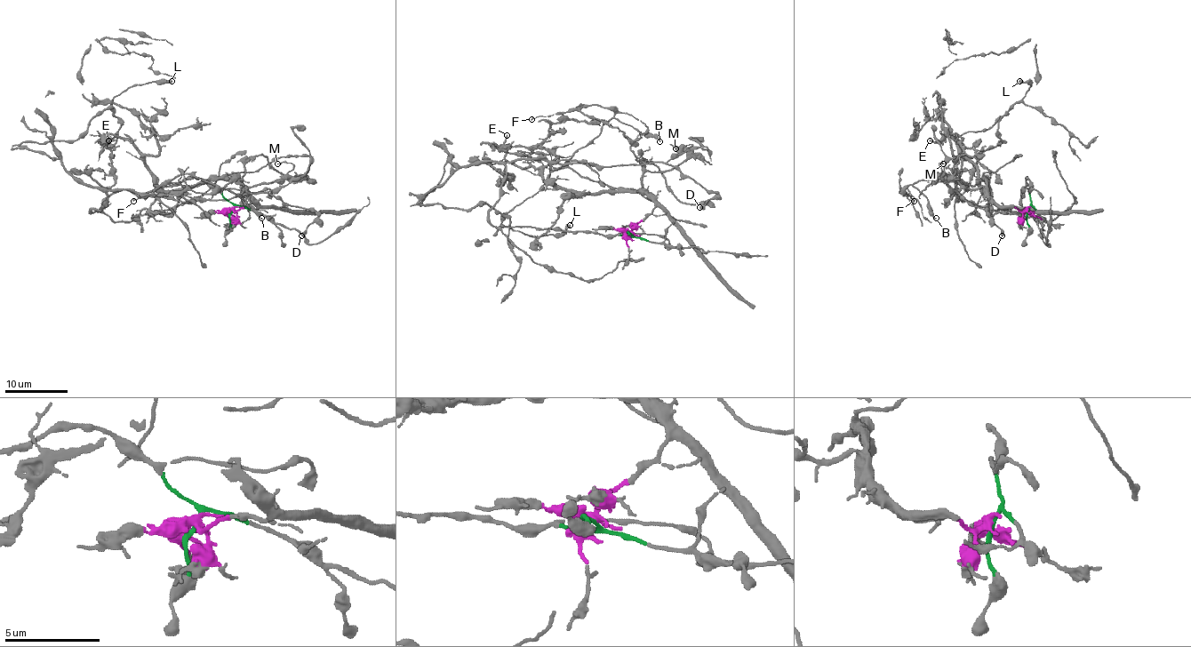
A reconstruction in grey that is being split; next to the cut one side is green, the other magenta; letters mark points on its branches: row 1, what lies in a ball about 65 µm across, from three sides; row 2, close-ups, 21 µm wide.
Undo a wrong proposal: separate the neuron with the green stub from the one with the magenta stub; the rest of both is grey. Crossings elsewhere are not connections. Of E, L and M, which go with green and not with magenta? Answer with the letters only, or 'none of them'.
L

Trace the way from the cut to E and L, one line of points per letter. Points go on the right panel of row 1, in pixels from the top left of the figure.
E: (1028, 209), (999, 207), (987, 196), (987, 179), (985, 190), (958, 135), (930, 139)
L: (1028, 209), (1026, 178), (1016, 211), (956, 190), (961, 162), (1003, 141), (997, 123), (1030, 86), (1019, 82)

